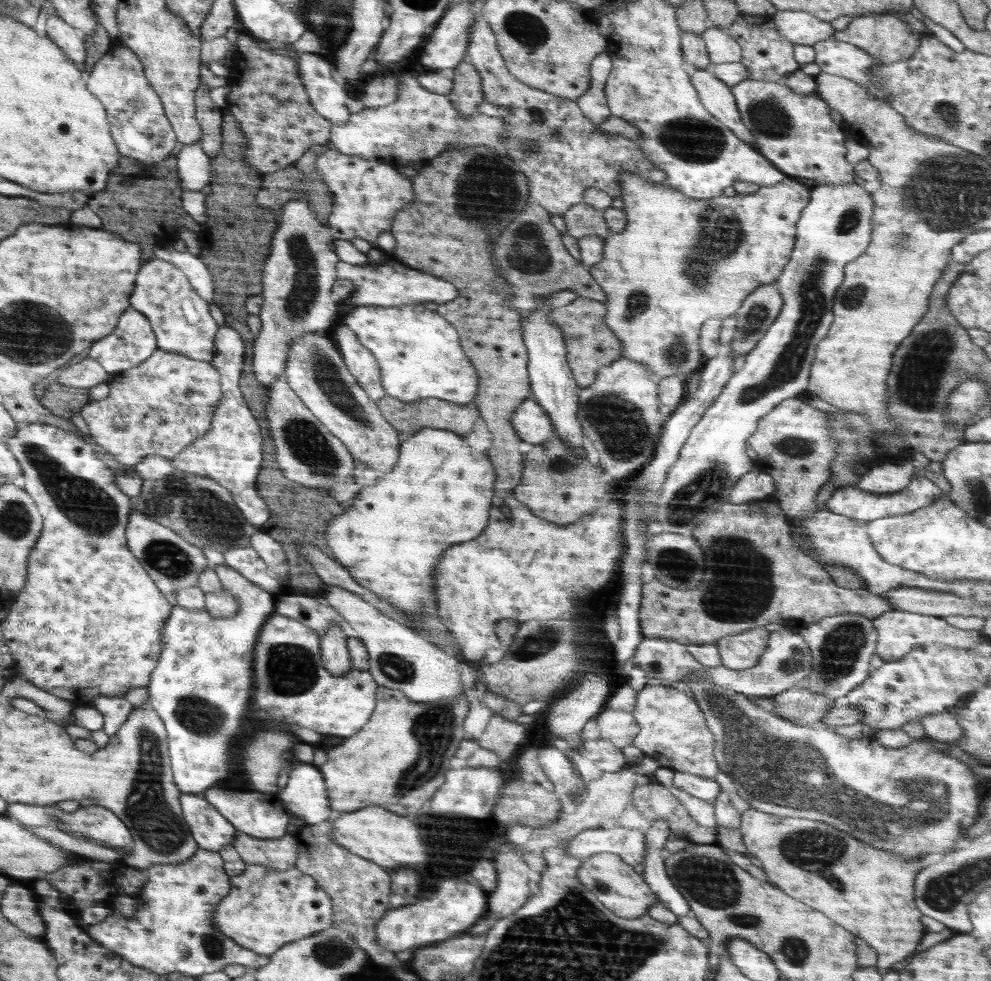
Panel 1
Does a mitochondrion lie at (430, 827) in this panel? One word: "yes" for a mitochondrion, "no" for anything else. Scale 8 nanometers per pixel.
no

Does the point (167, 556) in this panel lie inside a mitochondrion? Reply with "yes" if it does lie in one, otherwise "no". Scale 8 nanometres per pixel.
yes

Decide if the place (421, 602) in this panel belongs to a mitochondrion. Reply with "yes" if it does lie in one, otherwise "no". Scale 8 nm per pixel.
yes

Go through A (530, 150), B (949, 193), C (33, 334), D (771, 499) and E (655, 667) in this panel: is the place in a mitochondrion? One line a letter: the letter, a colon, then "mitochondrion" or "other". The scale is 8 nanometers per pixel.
A: mitochondrion
B: mitochondrion
C: mitochondrion
D: other
E: mitochondrion

